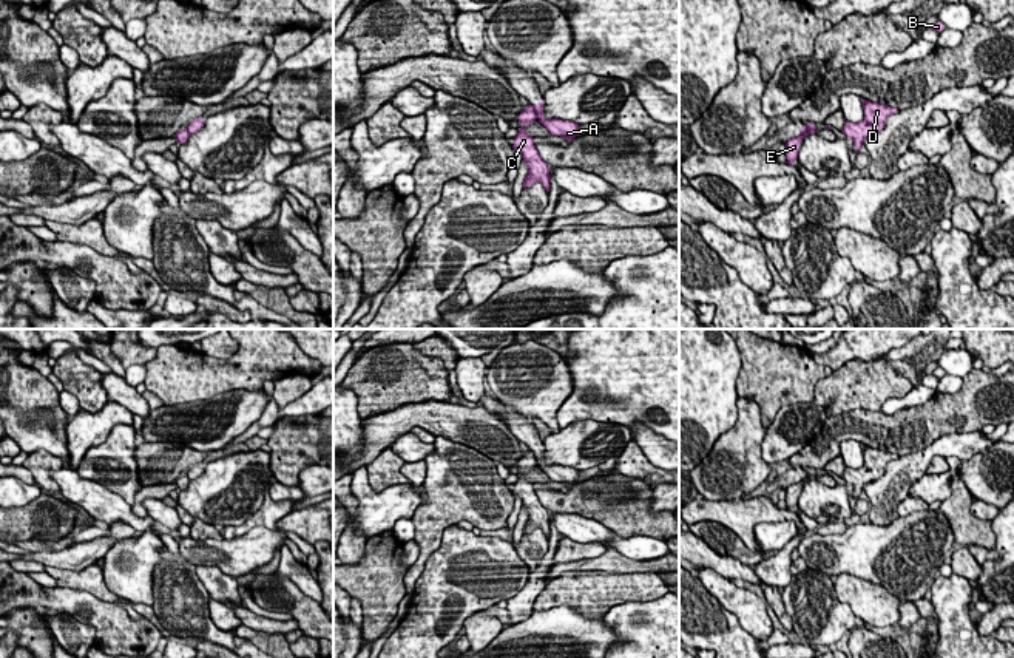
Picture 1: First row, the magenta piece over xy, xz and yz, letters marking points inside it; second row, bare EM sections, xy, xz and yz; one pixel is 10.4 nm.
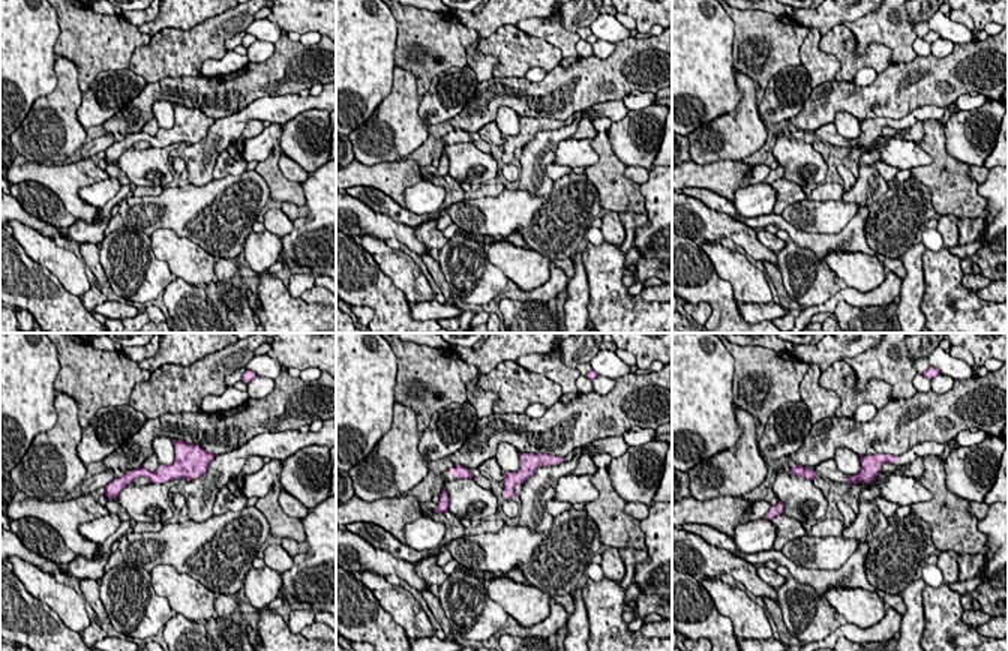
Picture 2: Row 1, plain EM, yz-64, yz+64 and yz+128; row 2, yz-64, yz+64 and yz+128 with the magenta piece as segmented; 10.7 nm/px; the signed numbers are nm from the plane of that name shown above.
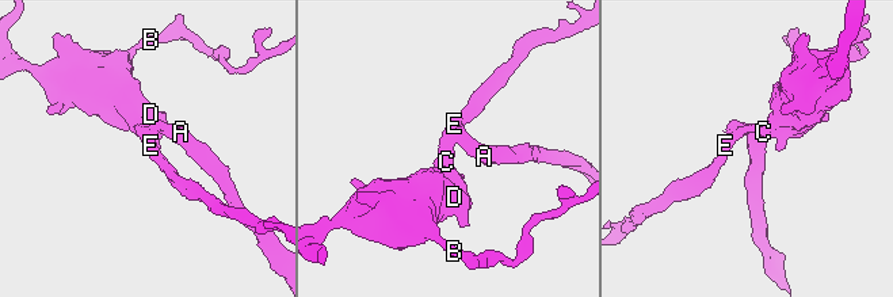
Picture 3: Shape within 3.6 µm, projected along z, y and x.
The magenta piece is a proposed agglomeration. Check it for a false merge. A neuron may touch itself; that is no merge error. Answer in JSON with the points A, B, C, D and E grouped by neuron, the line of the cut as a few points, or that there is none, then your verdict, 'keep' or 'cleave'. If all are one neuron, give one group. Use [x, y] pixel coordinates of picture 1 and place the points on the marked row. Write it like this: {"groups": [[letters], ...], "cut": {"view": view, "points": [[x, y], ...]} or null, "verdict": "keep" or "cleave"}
{"groups": [["A"], ["B", "C", "D", "E"]], "cut": {"view": "xz", "points": [[531, 105], [537, 118]]}, "verdict": "cleave"}

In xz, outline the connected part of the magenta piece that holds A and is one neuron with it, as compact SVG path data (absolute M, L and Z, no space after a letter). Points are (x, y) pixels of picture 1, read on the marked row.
M542 99L540 103L532 105L536 110L536 116L539 122L553 134L565 137L571 142L576 136L579 136L579 124L562 120L562 119L546 119L543 114L545 100Z

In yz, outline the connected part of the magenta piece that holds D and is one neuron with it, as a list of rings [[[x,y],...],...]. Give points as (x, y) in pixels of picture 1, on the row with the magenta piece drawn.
[[[863,99],[864,117],[861,122],[844,122],[843,134],[853,141],[855,150],[860,151],[866,137],[880,133],[889,116],[898,110],[878,102]]]

